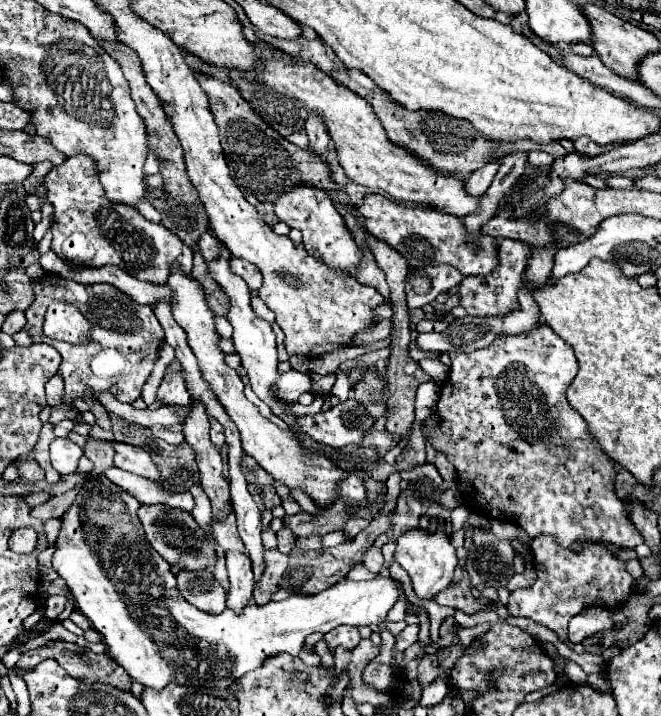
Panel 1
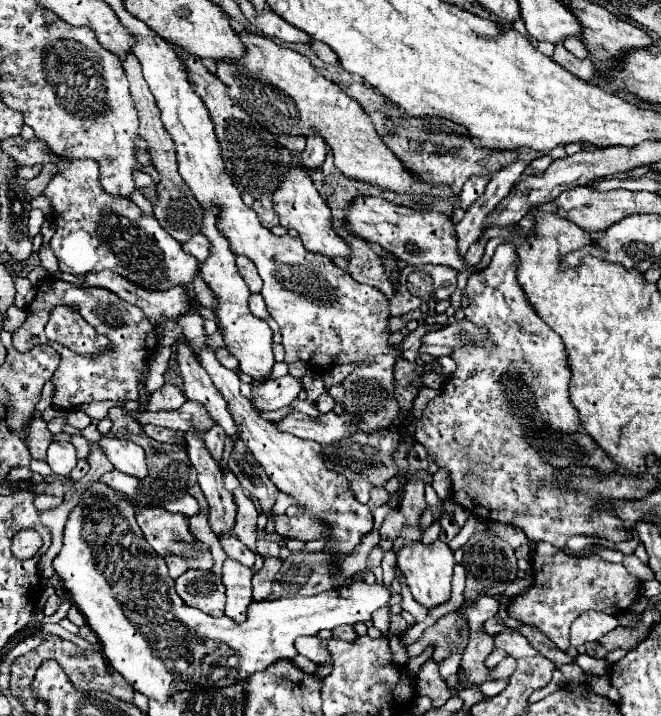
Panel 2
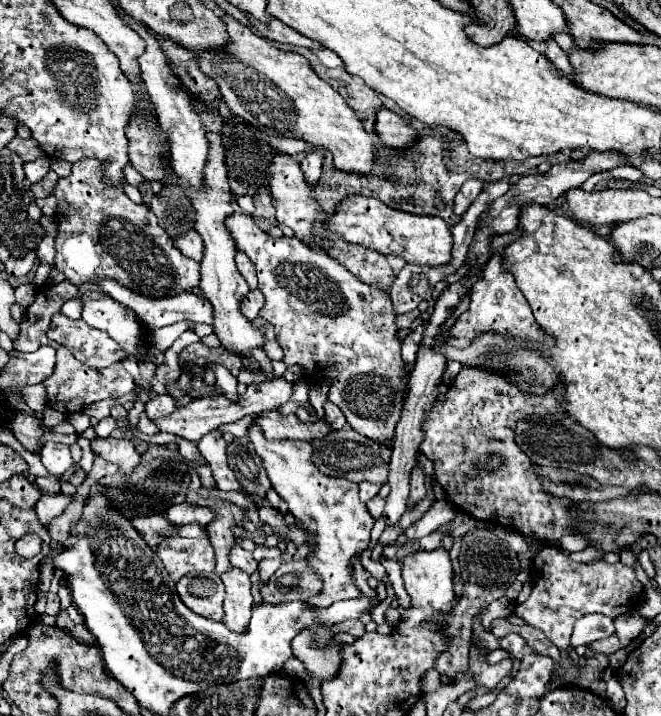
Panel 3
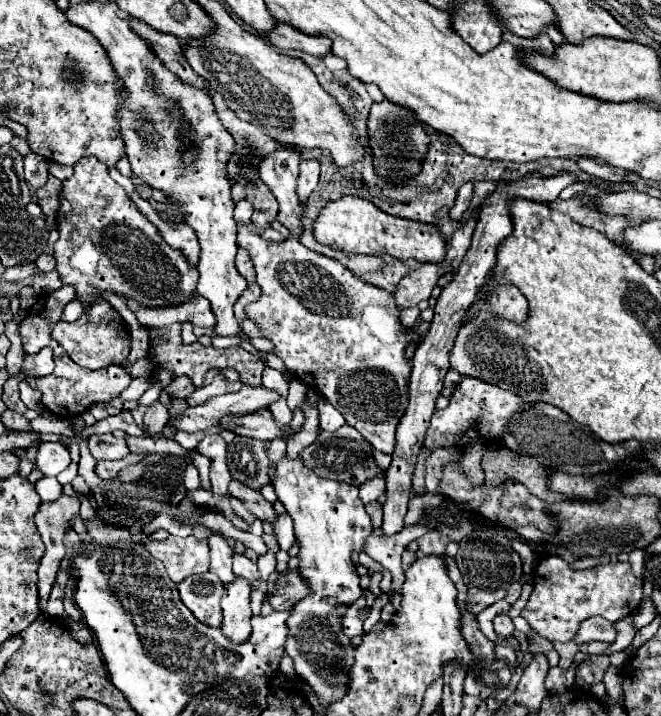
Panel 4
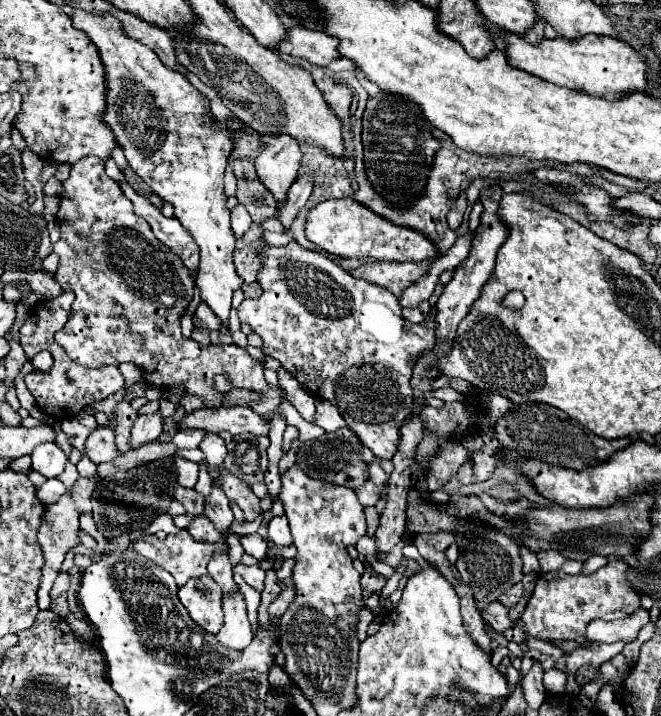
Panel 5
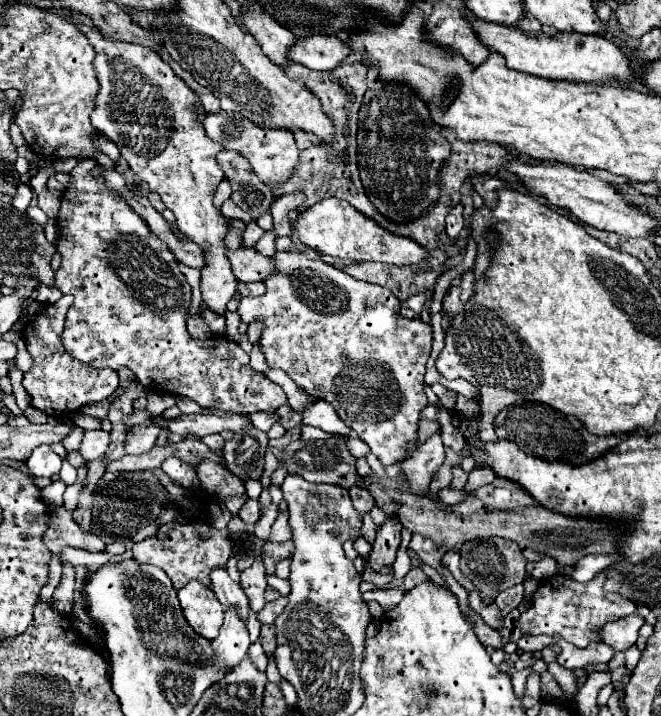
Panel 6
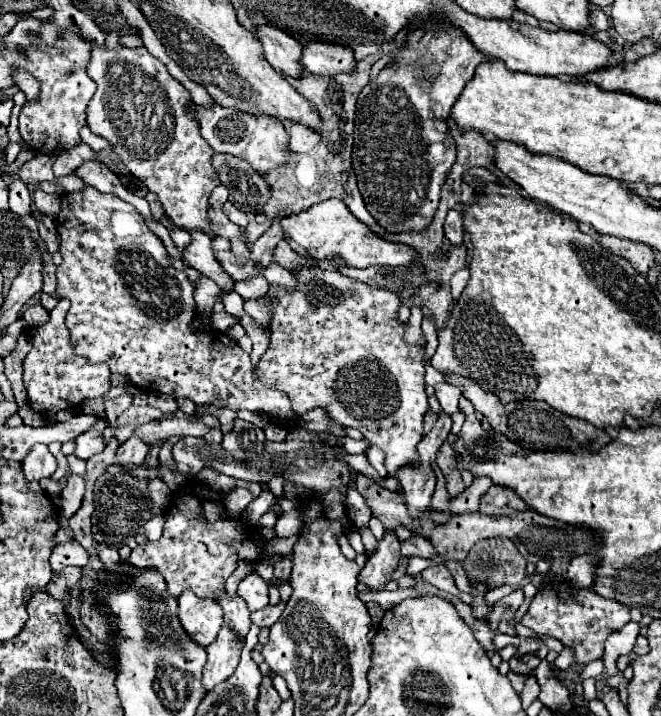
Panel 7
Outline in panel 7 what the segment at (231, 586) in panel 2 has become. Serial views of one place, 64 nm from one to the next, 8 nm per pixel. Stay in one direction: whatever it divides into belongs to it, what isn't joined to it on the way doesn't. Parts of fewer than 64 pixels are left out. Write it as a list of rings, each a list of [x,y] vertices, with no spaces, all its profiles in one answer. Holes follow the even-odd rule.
[[[224,624],[220,634],[218,634],[218,638],[206,648],[208,662],[204,666],[204,676],[202,676],[204,694],[212,692],[212,688],[216,684],[220,684],[220,682],[228,680],[228,676],[232,676],[232,672],[238,666],[242,646],[244,646],[244,642],[238,640],[236,632],[232,632]]]

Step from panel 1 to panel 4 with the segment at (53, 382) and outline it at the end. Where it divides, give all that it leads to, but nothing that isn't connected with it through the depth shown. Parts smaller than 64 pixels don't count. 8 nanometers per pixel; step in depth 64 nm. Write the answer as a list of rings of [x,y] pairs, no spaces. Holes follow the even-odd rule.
[[[22,378],[20,380],[20,400],[28,406],[28,408],[32,408],[32,410],[36,410],[36,412],[40,412],[42,410],[42,402],[40,402],[40,392],[38,390],[34,390],[34,388],[30,388],[28,386],[28,382]]]

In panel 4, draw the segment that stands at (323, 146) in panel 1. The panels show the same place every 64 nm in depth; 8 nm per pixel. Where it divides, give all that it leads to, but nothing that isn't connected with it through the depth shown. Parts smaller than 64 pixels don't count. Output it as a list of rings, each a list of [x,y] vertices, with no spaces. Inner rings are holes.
[[[302,160],[300,176],[298,176],[298,200],[302,200],[302,202],[308,200],[310,192],[318,184],[318,174],[320,174],[318,160]]]

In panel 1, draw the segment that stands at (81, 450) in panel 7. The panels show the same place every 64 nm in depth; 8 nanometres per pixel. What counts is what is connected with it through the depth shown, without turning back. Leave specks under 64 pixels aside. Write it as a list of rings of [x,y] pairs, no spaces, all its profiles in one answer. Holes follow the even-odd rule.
[[[112,442],[112,448],[114,448],[114,464],[118,468],[150,480],[156,480],[160,476],[158,468],[154,466],[150,454],[144,448],[124,442]]]

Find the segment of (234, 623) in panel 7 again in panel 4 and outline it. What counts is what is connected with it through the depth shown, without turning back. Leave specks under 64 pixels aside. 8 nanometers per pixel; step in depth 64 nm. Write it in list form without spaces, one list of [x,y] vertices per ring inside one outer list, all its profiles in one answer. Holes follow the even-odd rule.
[[[220,534],[210,536],[208,544],[210,544],[210,572],[214,572],[222,584],[230,584],[230,580],[234,578],[232,546]]]

